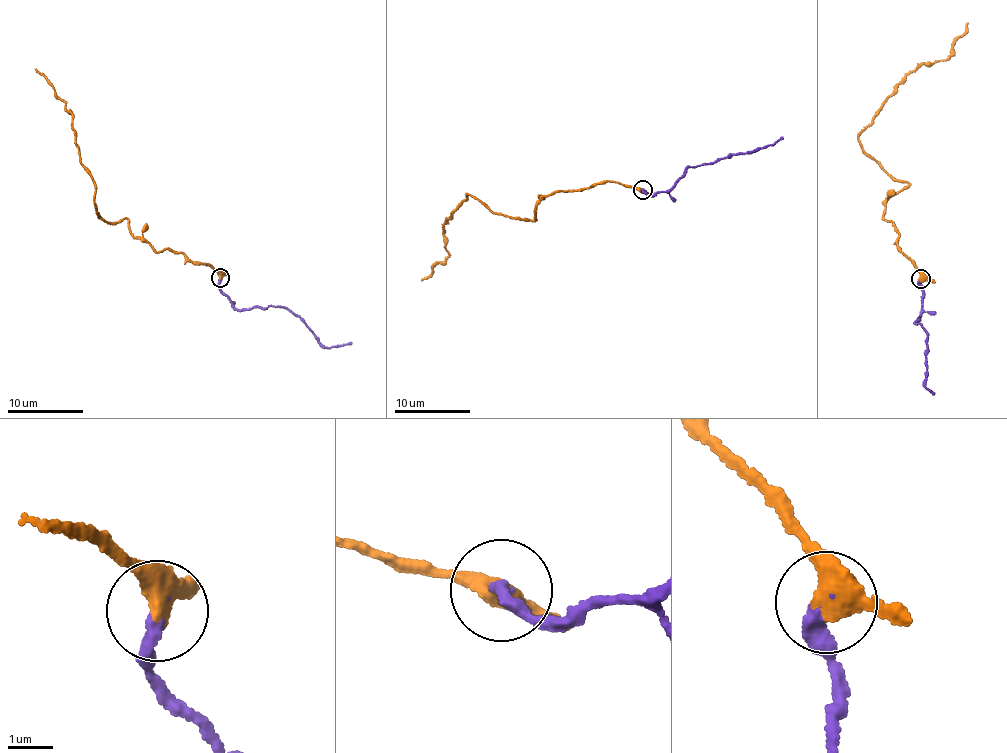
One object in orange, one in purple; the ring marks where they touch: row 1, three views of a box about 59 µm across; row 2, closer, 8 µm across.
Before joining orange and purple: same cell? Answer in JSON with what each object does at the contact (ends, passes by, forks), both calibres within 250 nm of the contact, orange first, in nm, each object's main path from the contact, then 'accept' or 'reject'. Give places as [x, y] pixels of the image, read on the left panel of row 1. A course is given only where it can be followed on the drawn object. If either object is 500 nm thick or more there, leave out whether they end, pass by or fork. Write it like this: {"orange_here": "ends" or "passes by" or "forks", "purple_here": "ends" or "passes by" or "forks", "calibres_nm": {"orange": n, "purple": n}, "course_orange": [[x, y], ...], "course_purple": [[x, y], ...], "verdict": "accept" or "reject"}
{"orange_here": "passes by", "purple_here": "ends", "calibres_nm": {"orange": 480, "purple": 300}, "course_orange": [[220, 278], [181, 254], [156, 250], [124, 219], [100, 218], [72, 113], [34, 69]], "course_purple": [[219, 278], [220, 292], [236, 308], [285, 306], [325, 347], [352, 341]], "verdict": "accept"}

